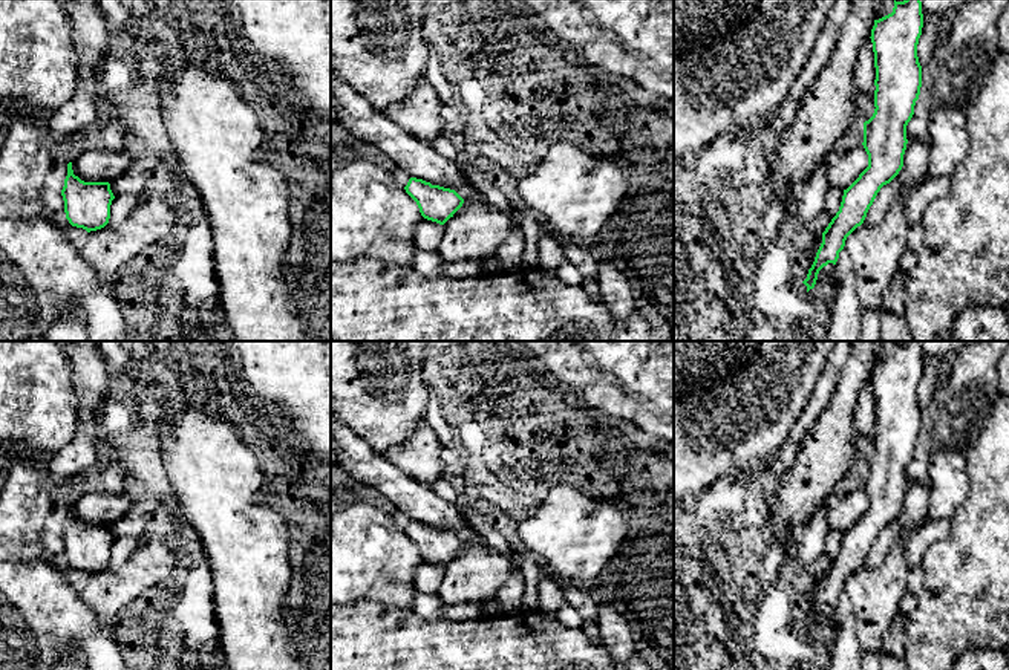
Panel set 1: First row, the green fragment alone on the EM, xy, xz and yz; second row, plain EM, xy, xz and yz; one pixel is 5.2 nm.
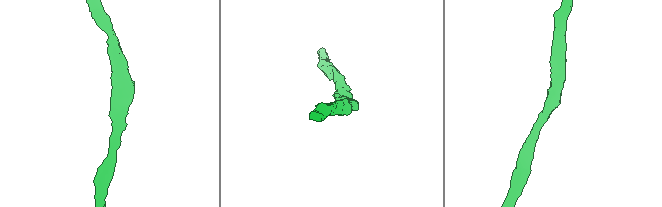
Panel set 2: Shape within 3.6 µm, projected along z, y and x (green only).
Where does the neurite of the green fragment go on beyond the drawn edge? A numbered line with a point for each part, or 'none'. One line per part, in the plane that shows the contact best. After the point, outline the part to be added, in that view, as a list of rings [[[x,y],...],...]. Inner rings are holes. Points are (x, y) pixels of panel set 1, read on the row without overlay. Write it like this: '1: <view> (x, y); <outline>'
none

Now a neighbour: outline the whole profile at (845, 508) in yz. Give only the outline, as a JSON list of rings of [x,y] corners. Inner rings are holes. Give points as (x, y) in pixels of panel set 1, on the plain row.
[[[862,486],[841,489],[828,506],[830,531],[847,532],[868,509],[868,497]]]

